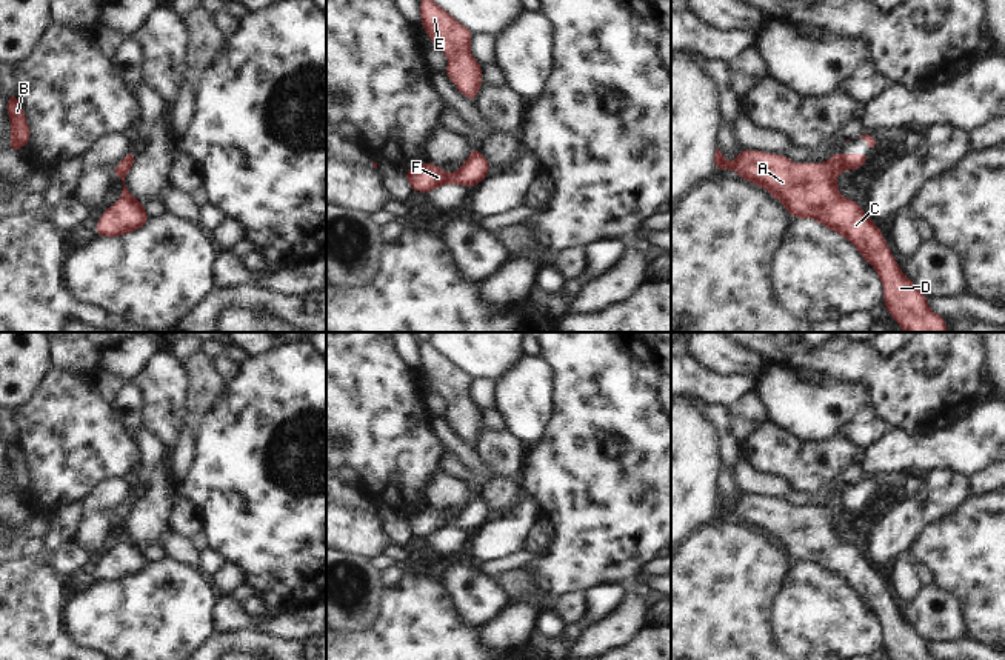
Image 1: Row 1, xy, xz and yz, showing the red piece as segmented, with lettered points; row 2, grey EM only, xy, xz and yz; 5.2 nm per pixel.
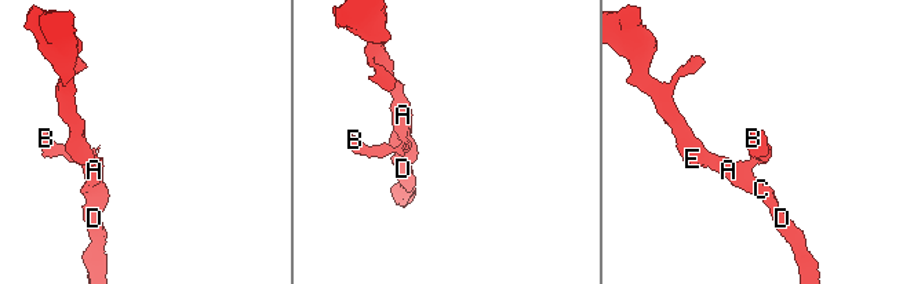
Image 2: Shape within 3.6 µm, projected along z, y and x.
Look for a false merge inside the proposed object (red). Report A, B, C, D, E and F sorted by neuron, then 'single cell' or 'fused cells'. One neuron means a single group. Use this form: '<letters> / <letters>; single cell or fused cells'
A C D E / B F; fused cells

